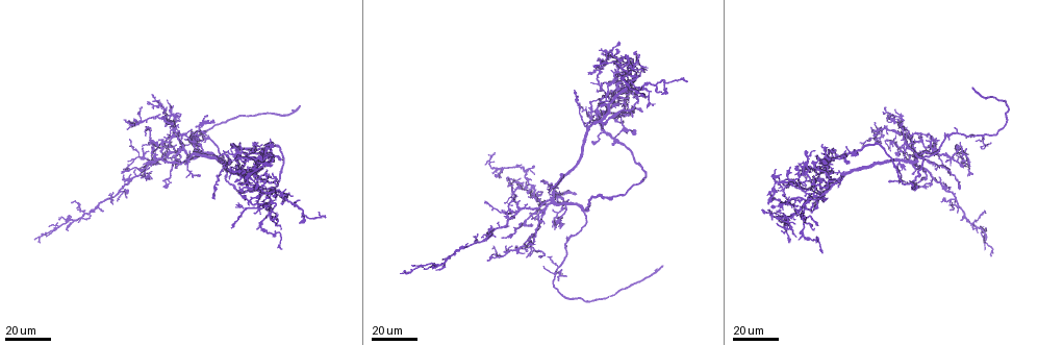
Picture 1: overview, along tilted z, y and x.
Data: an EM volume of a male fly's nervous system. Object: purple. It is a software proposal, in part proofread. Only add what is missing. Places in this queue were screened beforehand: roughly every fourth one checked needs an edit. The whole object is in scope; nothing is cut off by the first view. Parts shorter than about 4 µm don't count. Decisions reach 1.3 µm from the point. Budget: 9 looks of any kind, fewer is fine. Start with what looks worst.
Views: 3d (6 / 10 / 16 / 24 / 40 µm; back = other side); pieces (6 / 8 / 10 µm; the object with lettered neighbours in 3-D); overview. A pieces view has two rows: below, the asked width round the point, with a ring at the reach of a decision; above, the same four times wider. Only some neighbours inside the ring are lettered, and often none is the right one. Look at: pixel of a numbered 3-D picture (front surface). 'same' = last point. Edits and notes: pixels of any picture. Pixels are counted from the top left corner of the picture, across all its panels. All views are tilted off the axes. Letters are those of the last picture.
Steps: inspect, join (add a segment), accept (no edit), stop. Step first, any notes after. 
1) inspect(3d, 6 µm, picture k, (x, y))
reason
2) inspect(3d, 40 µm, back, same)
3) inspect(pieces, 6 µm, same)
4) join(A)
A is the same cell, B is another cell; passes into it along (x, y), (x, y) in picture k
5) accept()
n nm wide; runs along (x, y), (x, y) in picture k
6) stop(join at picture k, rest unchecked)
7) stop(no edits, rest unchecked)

inspect(3d, 40 µm, picture 1, (972, 89))
free end

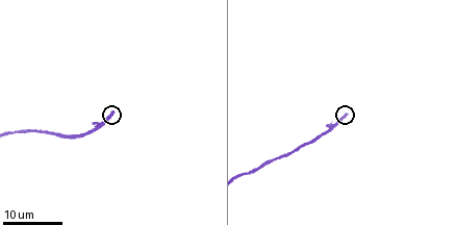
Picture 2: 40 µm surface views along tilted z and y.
inspect(pieces, 6 µm, picture 2, (115, 113))

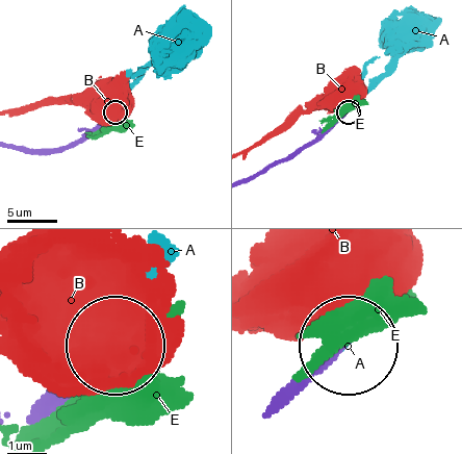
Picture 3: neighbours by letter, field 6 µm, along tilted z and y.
join(A)
A is the same cell, B and E are other cells; the neuron continues

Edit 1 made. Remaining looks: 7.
inspect(overview)

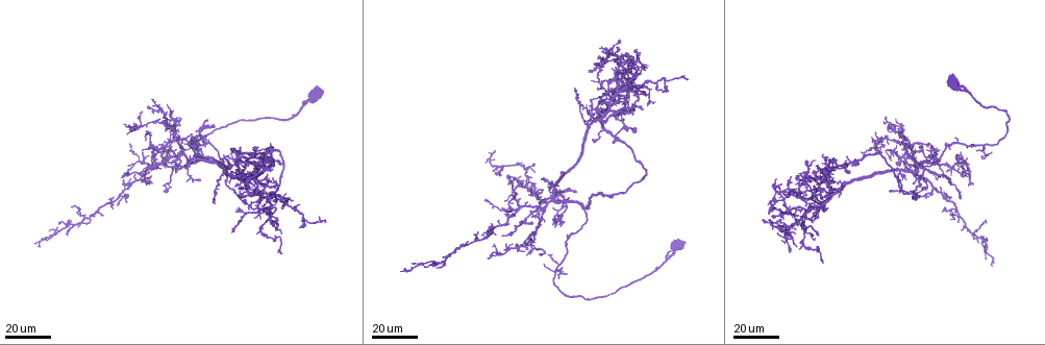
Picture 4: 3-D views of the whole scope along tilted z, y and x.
inspect(3d, 40 µm, picture 4, (269, 161))
an open end

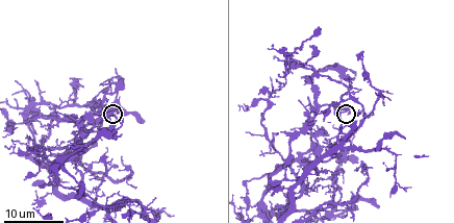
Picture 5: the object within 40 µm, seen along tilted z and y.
inspect(pieces, 10 µm, picture 5, (114, 115))
what lies round it

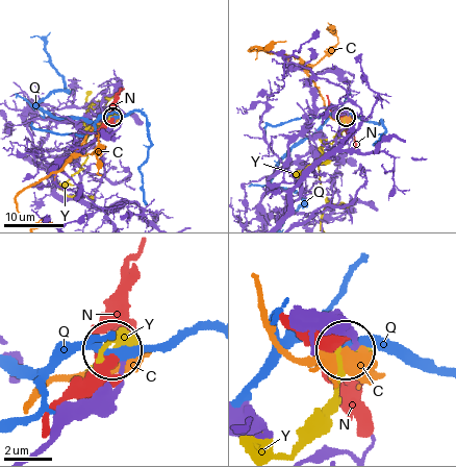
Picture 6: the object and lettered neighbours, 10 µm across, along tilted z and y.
accept()
C, N, Q and Y are other cells; no lettered segment goes on from it

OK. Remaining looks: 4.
inspect(3d, 24 µm, picture 5, (426, 157))
an open end

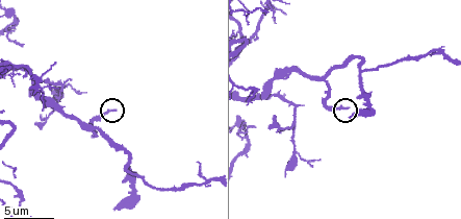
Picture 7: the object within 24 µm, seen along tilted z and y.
inspect(pieces, 6 µm, picture 7, (349, 107))

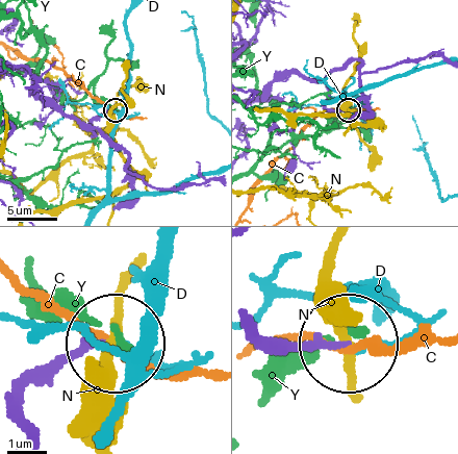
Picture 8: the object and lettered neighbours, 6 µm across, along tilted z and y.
accept()
C, D, N and Y are other cells; runs along (269, 341), (307, 348), (344, 339) in picture 8; none of them fits

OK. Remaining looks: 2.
inspect(pieces, 10 µm, picture 7, (116, 208))
free end

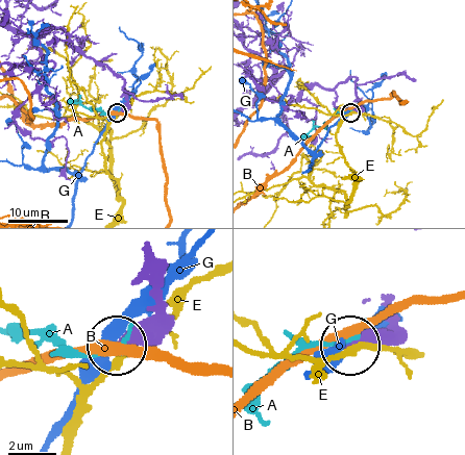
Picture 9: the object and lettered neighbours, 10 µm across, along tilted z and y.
accept()
A, B, E and G are other cells; runs along (78, 49), (123, 79), (126, 101), (117, 111) in picture 9; none of them fits

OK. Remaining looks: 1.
stop(join at picture 3, rest unchecked)

